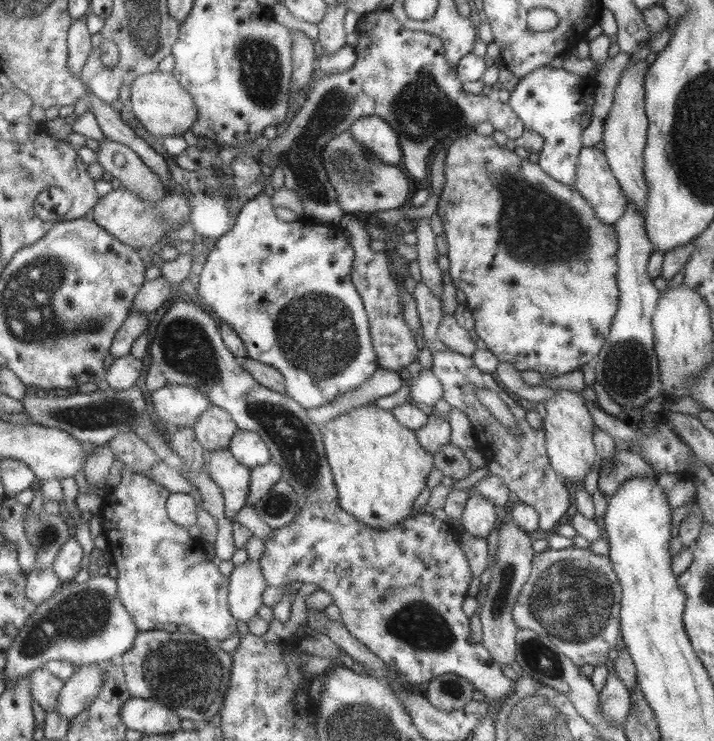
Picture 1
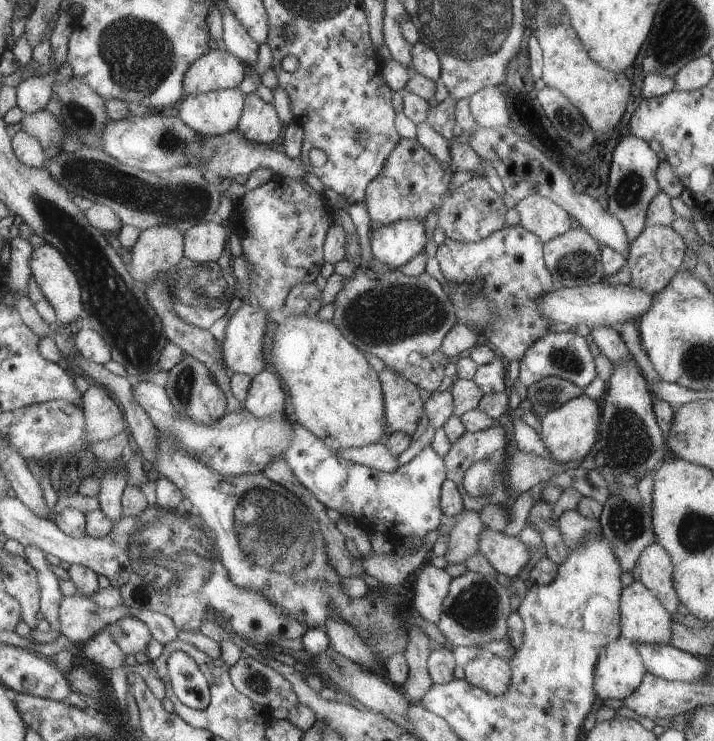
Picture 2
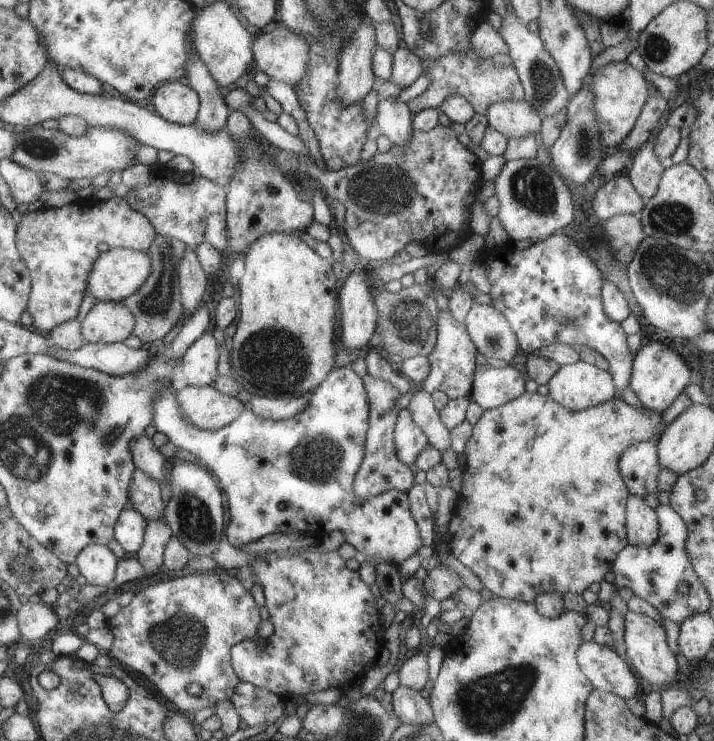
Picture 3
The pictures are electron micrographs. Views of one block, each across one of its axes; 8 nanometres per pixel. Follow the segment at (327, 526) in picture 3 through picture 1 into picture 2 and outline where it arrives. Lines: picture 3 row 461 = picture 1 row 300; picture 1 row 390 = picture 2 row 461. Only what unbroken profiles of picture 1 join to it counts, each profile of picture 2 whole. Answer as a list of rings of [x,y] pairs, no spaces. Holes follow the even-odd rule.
[[[295,423],[292,442],[288,450],[284,450],[282,458],[319,502],[326,508],[337,510],[345,518],[350,516],[356,523],[362,522],[368,534],[381,532],[392,543],[404,537],[424,540],[426,534],[441,526],[443,513],[440,489],[444,480],[447,480],[446,466],[431,445],[426,446],[408,464],[386,473],[340,458],[340,454],[332,453],[320,438]]]

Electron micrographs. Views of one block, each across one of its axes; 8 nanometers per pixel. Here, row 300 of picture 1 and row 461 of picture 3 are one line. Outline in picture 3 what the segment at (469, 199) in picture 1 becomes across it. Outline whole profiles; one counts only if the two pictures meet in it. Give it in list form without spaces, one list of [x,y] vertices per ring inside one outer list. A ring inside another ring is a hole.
[[[525,390],[524,394],[518,398],[483,411],[480,420],[473,426],[472,436],[466,445],[464,475],[461,490],[458,493],[458,496],[462,496],[462,500],[460,500],[458,514],[454,514],[449,522],[450,552],[478,576],[483,586],[488,588],[494,597],[534,603],[536,595],[541,592],[556,591],[561,595],[564,593],[581,594],[592,582],[602,582],[606,573],[613,570],[618,553],[629,544],[626,521],[627,500],[631,494],[619,473],[620,455],[637,442],[644,440],[656,442],[655,439],[659,438],[666,427],[662,413],[646,407],[634,408],[618,396],[604,404],[573,411],[560,406],[549,394],[542,396]]]

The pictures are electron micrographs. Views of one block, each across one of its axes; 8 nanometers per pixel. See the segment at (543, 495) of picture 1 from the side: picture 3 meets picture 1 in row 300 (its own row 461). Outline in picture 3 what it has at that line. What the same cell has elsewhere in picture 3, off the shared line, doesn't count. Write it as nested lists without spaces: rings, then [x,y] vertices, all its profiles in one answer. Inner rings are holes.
[[[408,409],[398,413],[394,436],[398,458],[408,466],[415,462],[422,449],[429,444],[426,434],[414,422]]]

